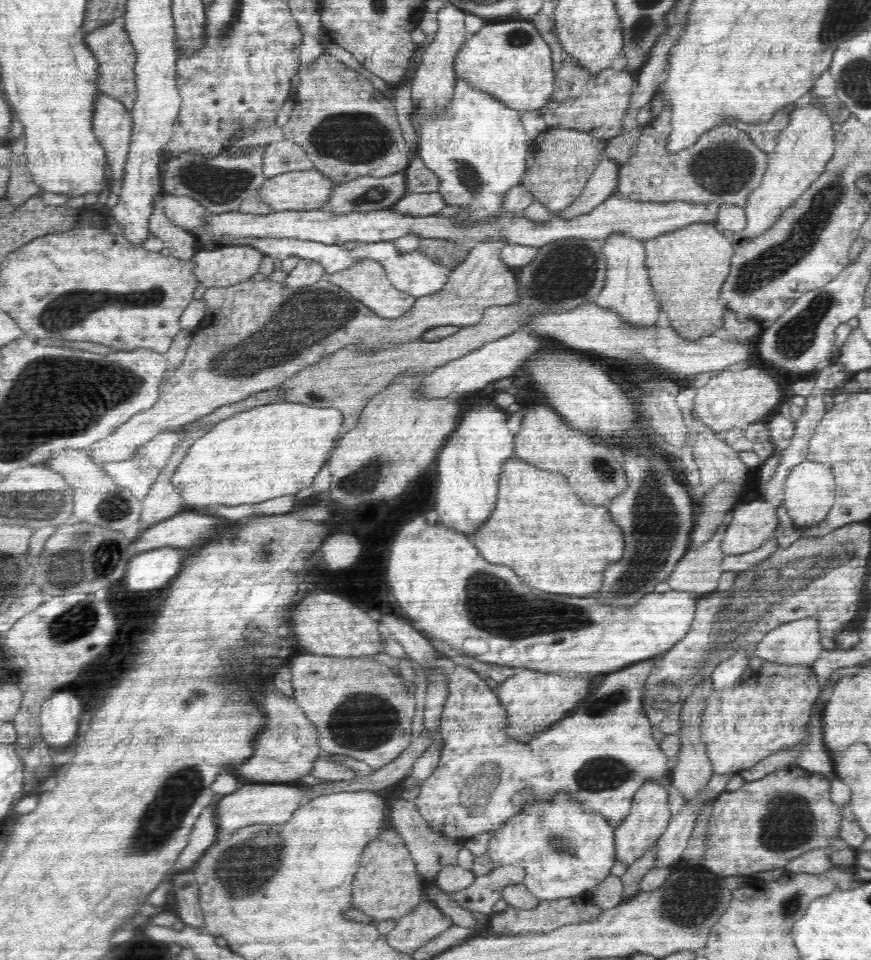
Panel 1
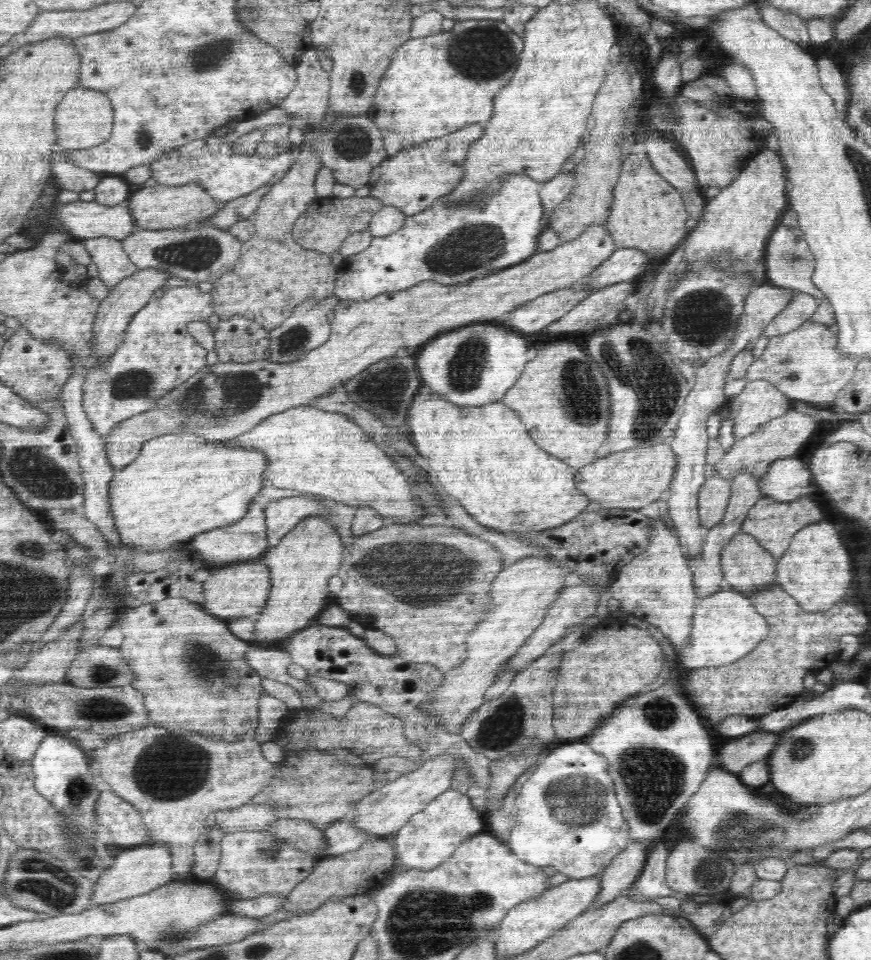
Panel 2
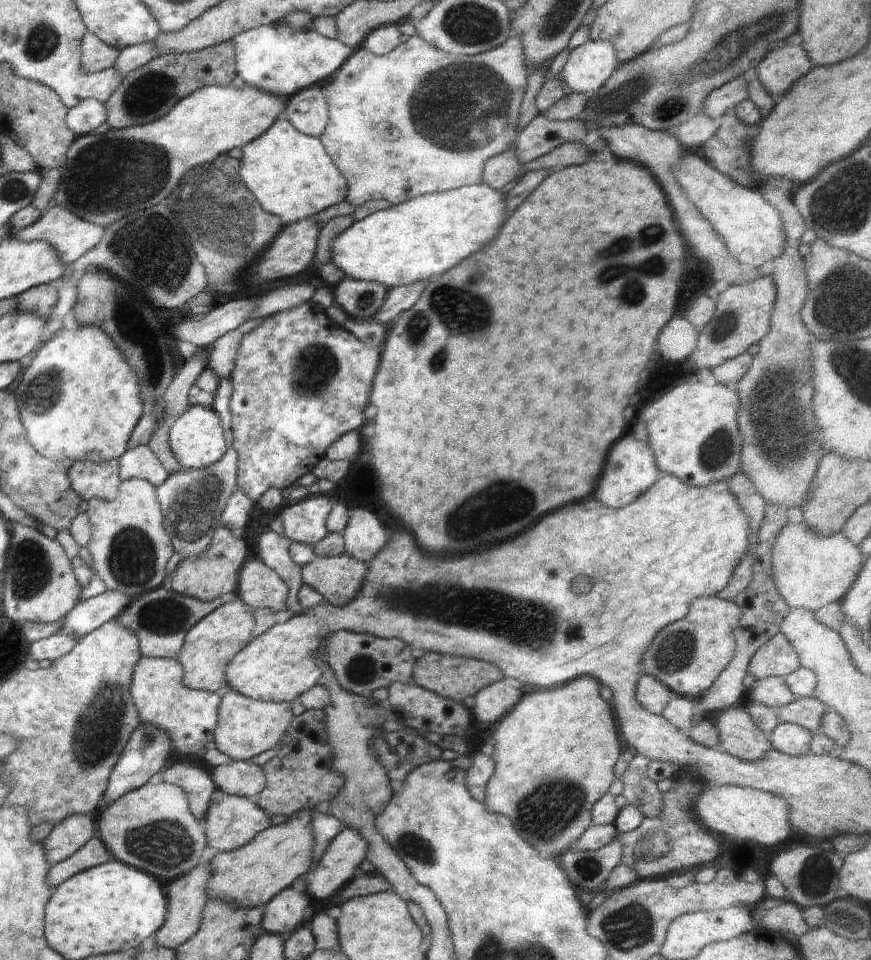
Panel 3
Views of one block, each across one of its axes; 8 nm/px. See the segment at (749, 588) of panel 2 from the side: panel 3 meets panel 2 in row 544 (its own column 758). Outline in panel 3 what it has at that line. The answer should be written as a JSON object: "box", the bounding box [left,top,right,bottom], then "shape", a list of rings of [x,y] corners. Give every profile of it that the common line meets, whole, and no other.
{"box":[715,707,773,762],"shape":[[[732,707],[722,711],[715,727],[718,731],[722,751],[740,760],[746,762],[759,761],[765,756],[768,756],[768,753],[773,749],[771,735],[765,730],[762,730],[754,722],[749,712],[746,712],[742,707]]]}

